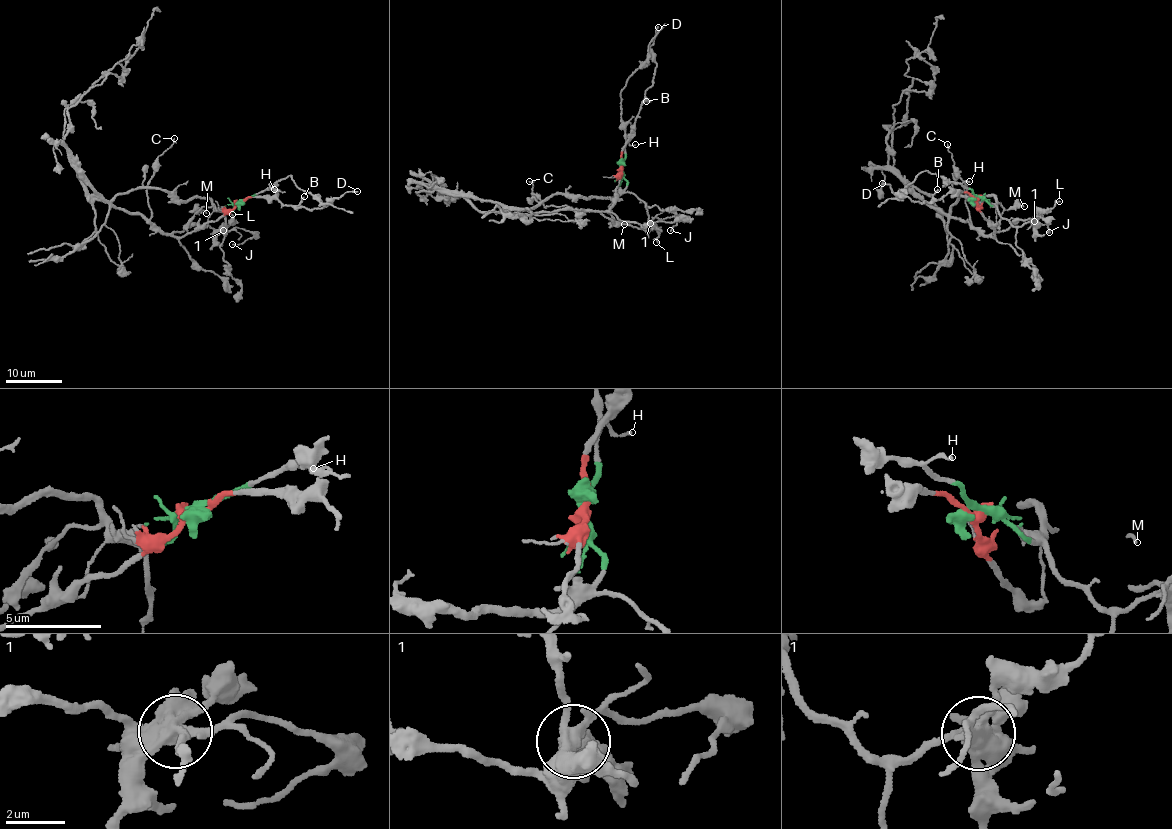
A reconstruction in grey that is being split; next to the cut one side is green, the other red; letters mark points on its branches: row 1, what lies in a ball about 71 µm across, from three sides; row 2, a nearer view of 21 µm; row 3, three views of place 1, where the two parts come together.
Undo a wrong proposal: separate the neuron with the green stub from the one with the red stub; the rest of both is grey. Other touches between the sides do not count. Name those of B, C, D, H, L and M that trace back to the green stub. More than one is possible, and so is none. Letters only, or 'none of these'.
H, L, M

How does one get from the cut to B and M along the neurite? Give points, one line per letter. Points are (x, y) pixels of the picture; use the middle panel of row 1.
B: (621, 168), (622, 149), (645, 99), (646, 101)
M: (621, 168), (618, 197), (609, 206), (617, 223), (624, 224)

